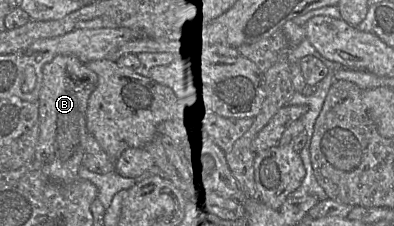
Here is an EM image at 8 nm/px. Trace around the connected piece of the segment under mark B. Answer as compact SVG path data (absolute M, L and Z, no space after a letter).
M58 55L43 67L43 83L39 95L39 138L36 145L35 161L38 161L48 176L63 184L79 179L78 171L90 135L86 126L86 111L90 95L97 84L97 74L87 64L73 55Z

